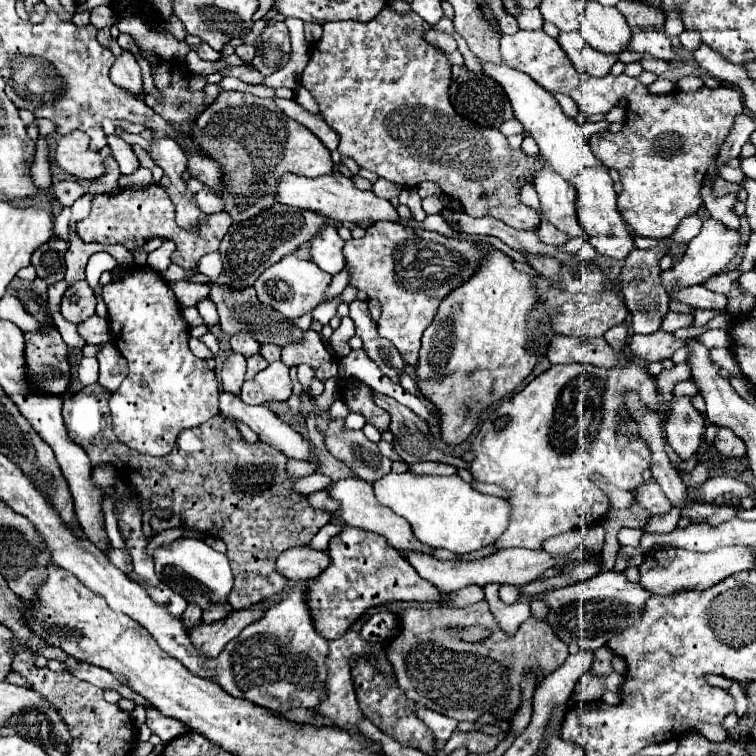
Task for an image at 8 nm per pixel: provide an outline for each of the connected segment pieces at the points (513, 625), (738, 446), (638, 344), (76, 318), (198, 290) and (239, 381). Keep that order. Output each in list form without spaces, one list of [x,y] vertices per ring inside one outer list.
[[[487,585],[485,587],[485,601],[489,603],[491,611],[495,613],[501,629],[507,633],[515,633],[517,627],[529,617],[529,603],[519,601],[513,605],[505,605],[505,603],[501,603],[497,591],[499,591],[499,585]]]
[[[719,427],[715,435],[715,451],[725,459],[739,459],[745,455],[745,443],[729,427]]]
[[[663,329],[655,331],[655,333],[649,333],[649,335],[635,333],[635,335],[629,337],[631,353],[639,361],[645,361],[645,363],[669,359],[681,345],[685,345],[683,339],[679,339],[673,333],[667,333]]]
[[[85,279],[75,281],[63,295],[61,301],[61,313],[67,321],[73,323],[81,323],[85,319],[89,319],[91,315],[95,315],[95,295],[93,289],[89,287],[89,283]]]
[[[175,281],[171,285],[181,309],[195,307],[199,301],[203,301],[209,293],[209,287],[205,283],[189,283],[189,281]]]
[[[231,353],[219,373],[219,381],[223,391],[239,395],[241,385],[243,385],[243,375],[245,375],[245,357],[239,353]]]

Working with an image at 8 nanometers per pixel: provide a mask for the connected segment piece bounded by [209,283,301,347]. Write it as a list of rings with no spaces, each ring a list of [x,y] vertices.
[[[209,283],[211,293],[209,299],[217,305],[219,311],[219,327],[229,333],[229,335],[239,335],[239,333],[251,333],[251,337],[259,343],[275,343],[275,345],[285,345],[291,341],[297,341],[301,337],[301,329],[295,327],[289,319],[279,315],[279,311],[273,311],[271,307],[263,305],[253,287],[245,287],[245,291],[231,291],[229,287],[223,287],[219,283]]]

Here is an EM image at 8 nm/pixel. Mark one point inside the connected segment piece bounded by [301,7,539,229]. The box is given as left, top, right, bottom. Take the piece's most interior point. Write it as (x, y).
(385, 91)

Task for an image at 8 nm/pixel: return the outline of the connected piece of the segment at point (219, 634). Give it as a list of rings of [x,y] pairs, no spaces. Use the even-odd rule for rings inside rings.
[[[279,595],[271,597],[267,603],[253,605],[253,607],[247,607],[247,609],[241,609],[241,611],[233,611],[229,617],[215,621],[211,625],[201,623],[199,627],[195,627],[189,633],[193,647],[205,657],[217,657],[223,651],[223,647],[231,639],[235,639],[249,623],[257,621],[263,615],[263,611],[271,607],[273,601],[279,601]]]

